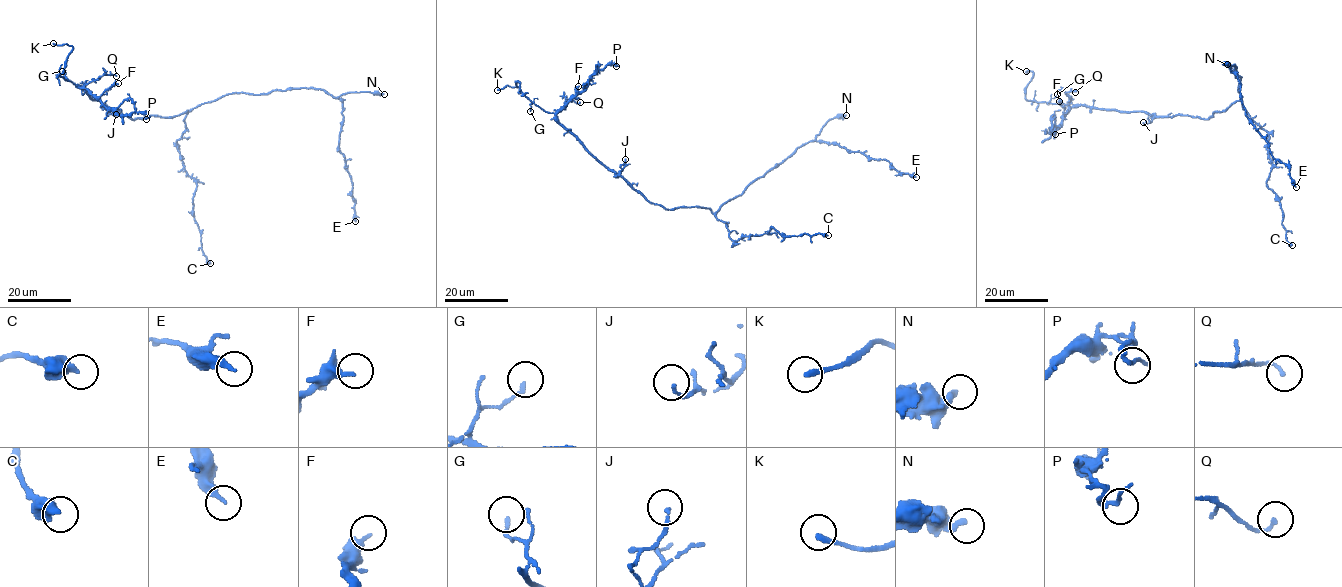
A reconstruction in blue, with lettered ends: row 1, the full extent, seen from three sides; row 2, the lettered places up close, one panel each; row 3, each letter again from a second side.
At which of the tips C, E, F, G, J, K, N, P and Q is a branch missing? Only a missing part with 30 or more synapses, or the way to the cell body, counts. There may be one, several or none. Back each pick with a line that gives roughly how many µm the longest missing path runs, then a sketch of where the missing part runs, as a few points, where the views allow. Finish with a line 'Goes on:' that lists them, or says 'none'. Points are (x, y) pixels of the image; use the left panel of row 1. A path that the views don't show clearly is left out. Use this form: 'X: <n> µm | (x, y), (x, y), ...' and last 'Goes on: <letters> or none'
K: 25 µm
Goes on: K

